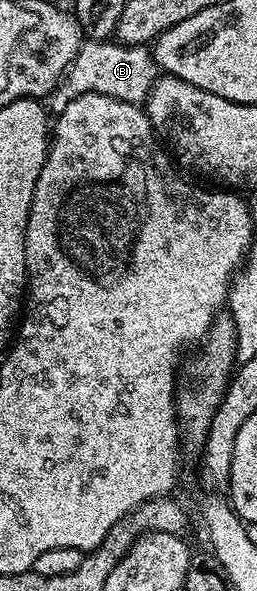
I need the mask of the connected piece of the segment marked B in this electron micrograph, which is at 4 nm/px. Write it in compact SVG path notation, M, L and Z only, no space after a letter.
M87 40L83 42L76 59L67 69L63 85L51 94L48 107L53 114L58 114L64 111L73 97L86 93L108 95L122 102L141 104L145 102L155 80L156 66L153 54L146 45L122 45L117 41Z

